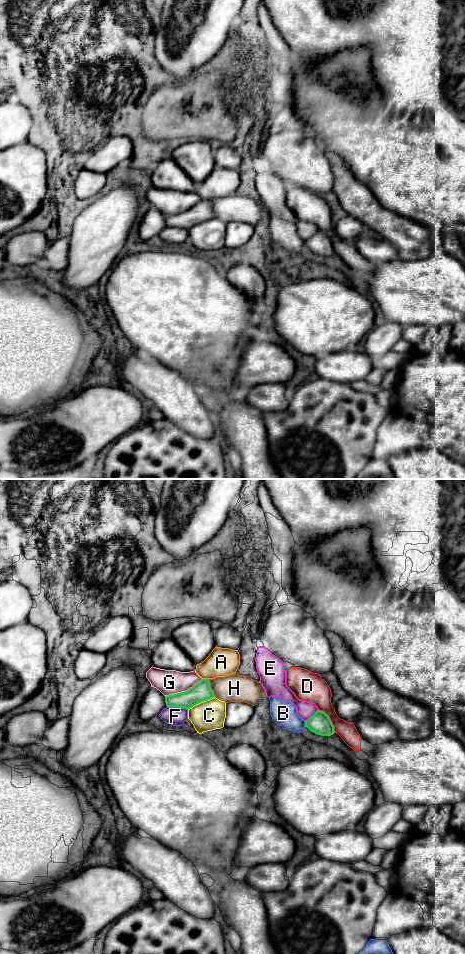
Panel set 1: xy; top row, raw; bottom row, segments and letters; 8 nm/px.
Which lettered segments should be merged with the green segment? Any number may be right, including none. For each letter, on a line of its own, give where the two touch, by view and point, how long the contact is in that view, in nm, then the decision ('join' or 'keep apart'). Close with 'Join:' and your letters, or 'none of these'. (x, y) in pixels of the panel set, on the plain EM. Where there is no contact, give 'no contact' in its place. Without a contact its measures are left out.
A: xy (205, 199) | 50 nm | keep apart
B: xy (305, 244) | 50 nm | keep apart
C: xy (201, 221) | 240 nm | keep apart
D: xy (329, 239) | 240 nm | keep apart
E: xy (312, 236) | 140 nm | join
F: xy (177, 227) | 170 nm | keep apart
G: xy (183, 212) | 340 nm | keep apart
H: xy (210, 208) | 160 nm | keep apart
Join: E

